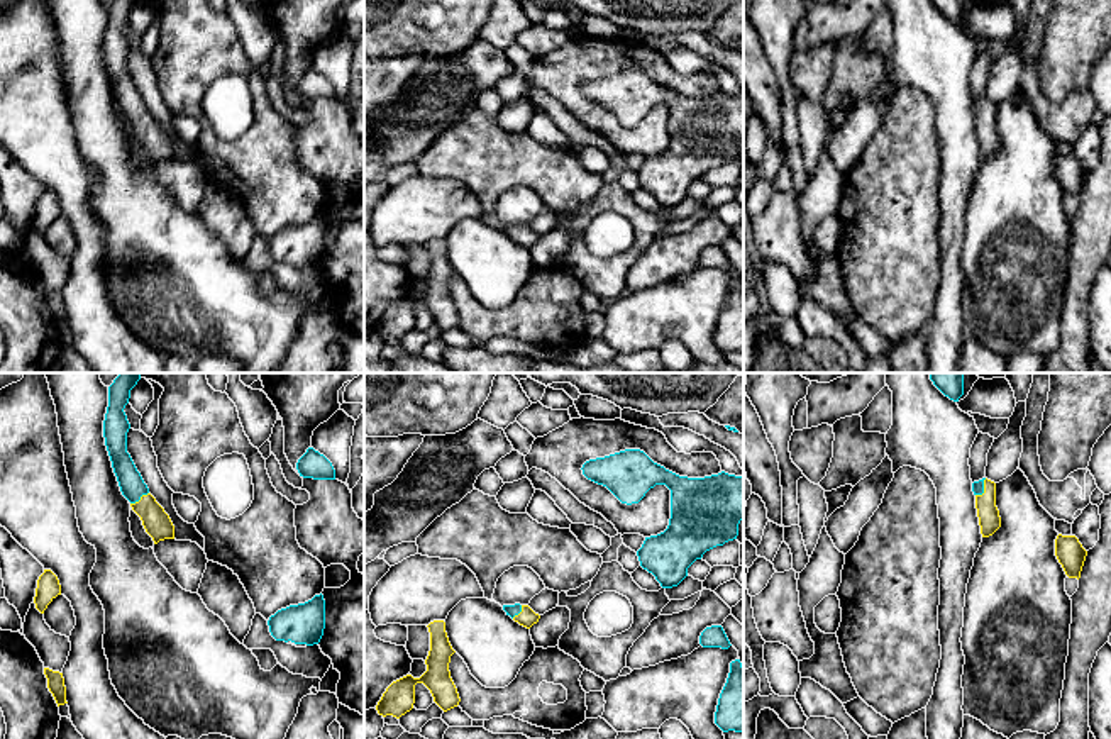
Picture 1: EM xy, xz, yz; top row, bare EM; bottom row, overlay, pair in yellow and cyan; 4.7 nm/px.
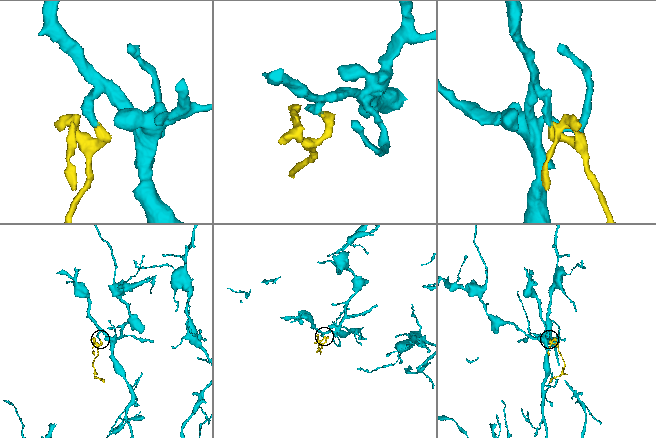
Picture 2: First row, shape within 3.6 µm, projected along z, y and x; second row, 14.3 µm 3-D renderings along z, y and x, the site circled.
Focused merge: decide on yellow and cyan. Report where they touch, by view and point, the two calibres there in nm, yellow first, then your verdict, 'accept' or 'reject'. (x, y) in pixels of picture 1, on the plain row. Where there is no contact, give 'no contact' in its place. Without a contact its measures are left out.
xy (141, 119) | 130/120 nm | accept

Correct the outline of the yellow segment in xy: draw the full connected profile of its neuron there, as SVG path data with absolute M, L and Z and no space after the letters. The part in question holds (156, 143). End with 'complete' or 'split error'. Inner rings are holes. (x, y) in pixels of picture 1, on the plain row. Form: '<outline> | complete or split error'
M113 0L108 7L103 58L122 115L130 122L146 153L152 158L154 164L158 164L164 159L174 159L174 146L164 129L149 114L147 105L127 73L127 53L130 44L124 29L137 2L139 0Z | split error

